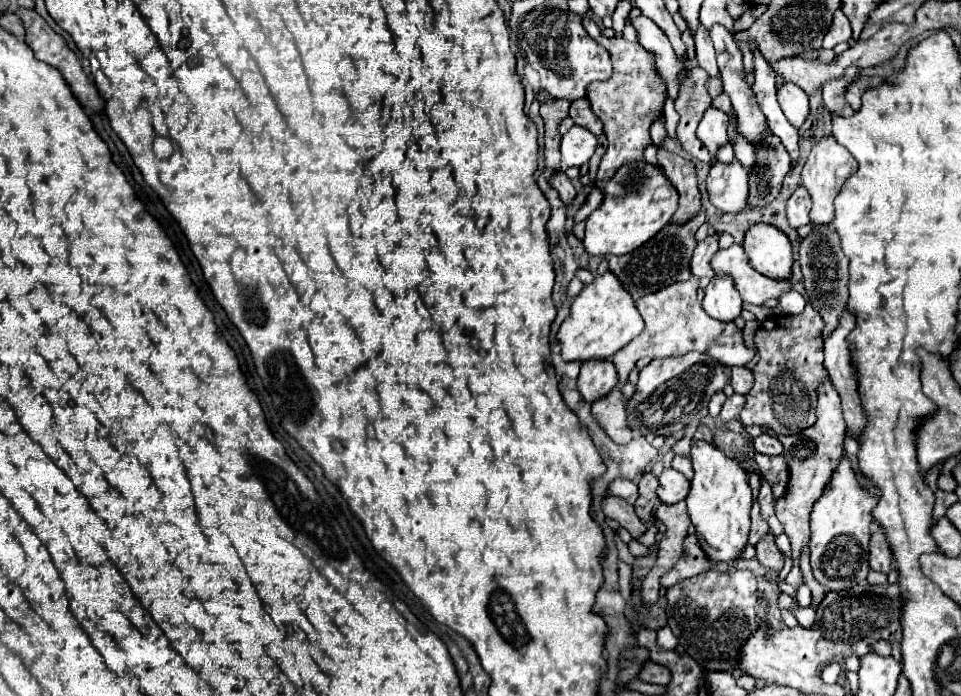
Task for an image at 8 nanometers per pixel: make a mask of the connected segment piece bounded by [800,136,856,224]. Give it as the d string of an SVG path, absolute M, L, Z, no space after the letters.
M824 136L810 152L804 168L802 168L802 186L808 190L812 198L812 210L810 210L810 222L812 224L830 224L834 218L834 198L840 194L844 182L848 176L856 172L856 162L854 158L844 152L844 146L836 142L834 136Z

